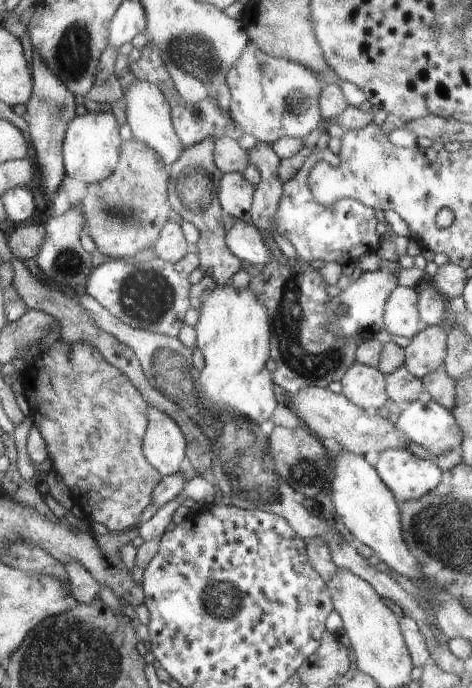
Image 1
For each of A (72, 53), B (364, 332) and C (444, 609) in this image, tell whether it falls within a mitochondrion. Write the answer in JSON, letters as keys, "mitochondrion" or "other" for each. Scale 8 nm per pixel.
{"A":"mitochondrion","B":"mitochondrion","C":"other"}

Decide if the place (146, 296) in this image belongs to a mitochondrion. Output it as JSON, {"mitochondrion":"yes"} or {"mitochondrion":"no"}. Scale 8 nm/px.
{"mitochondrion":"yes"}

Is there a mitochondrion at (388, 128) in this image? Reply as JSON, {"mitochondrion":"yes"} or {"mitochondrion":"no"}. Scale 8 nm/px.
{"mitochondrion":"no"}

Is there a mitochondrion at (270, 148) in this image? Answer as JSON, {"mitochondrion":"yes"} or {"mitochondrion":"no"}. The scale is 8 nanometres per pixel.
{"mitochondrion":"no"}

